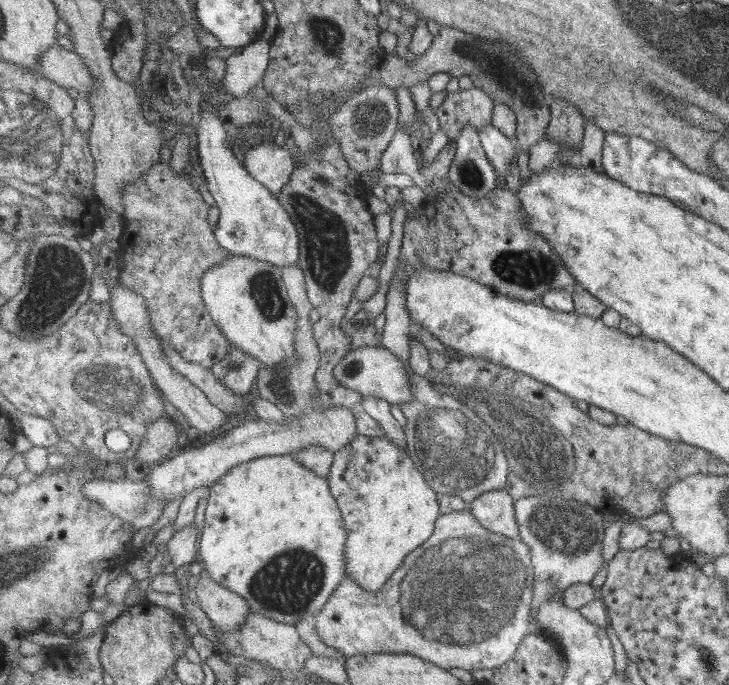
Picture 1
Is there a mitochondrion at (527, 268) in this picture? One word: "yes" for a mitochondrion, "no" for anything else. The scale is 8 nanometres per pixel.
yes

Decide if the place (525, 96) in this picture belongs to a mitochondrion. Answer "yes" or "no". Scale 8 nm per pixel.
yes

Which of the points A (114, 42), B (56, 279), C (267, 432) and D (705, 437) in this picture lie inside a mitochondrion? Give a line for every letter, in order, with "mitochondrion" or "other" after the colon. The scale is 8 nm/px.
A: other
B: mitochondrion
C: other
D: other

